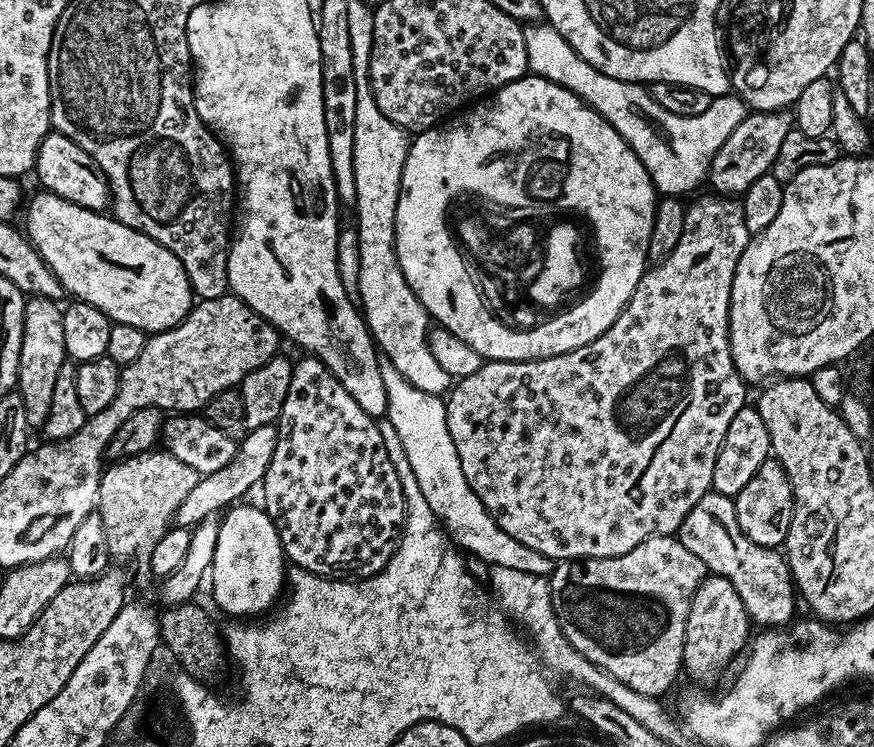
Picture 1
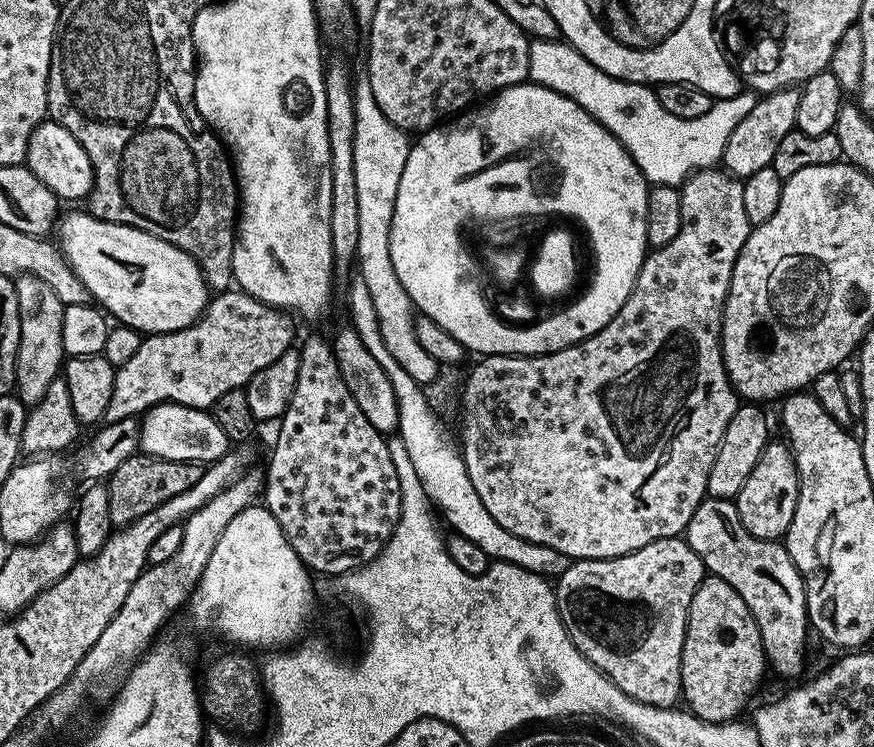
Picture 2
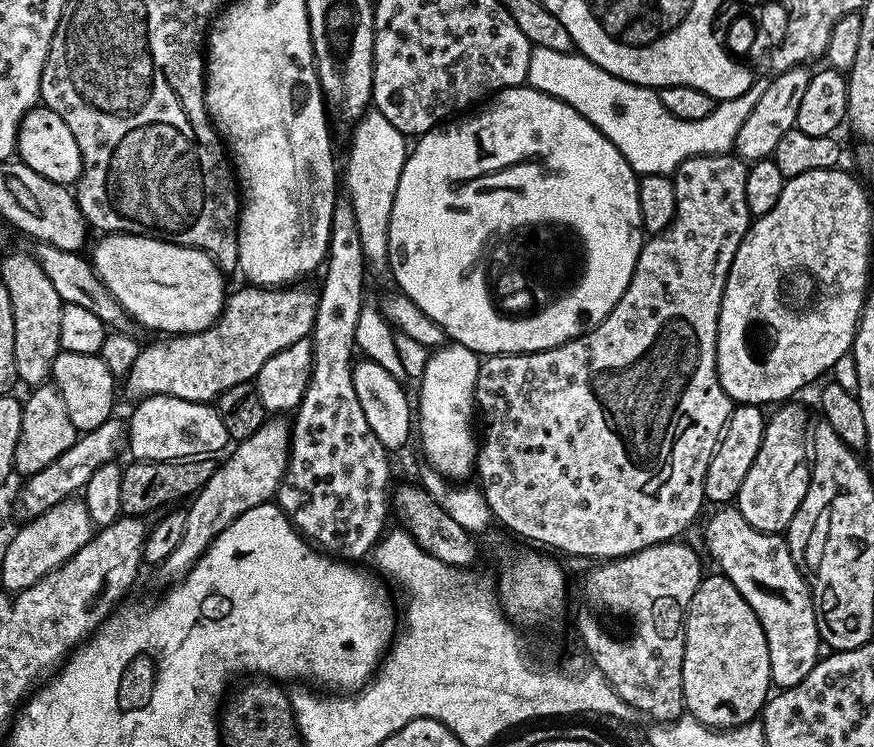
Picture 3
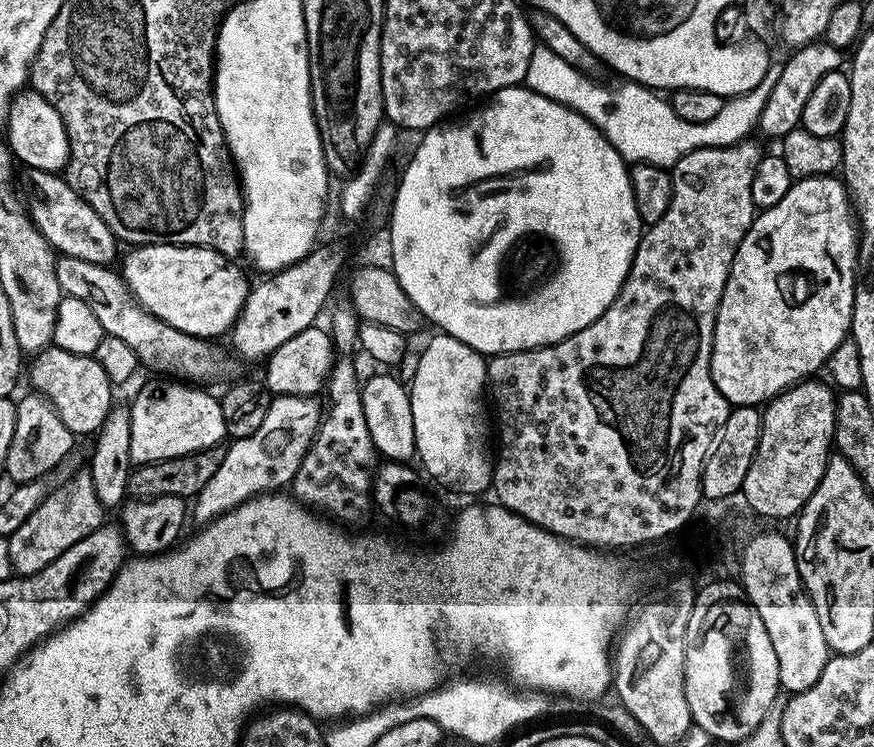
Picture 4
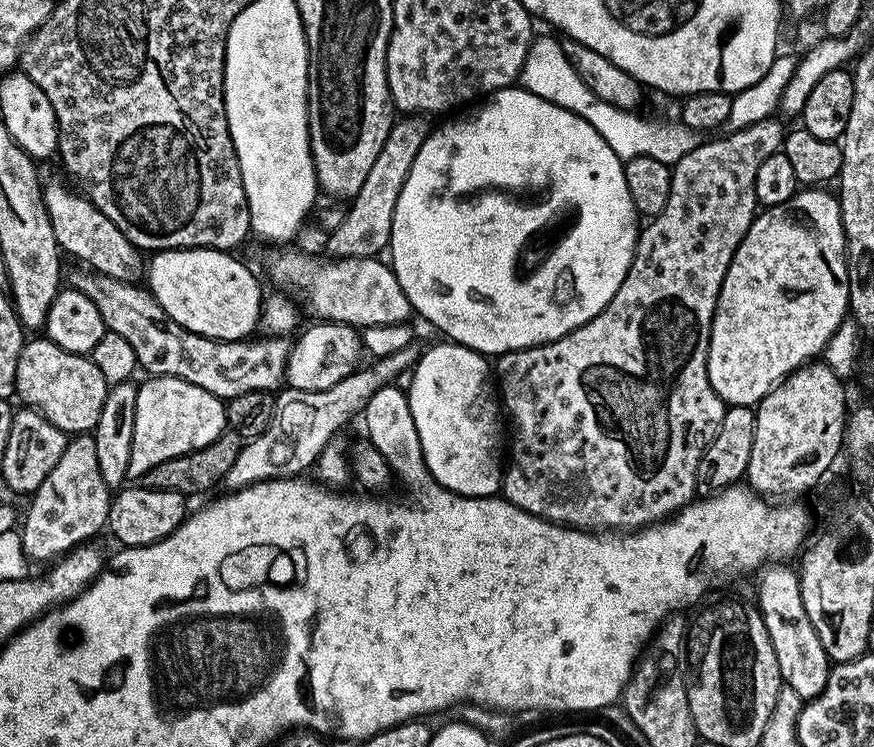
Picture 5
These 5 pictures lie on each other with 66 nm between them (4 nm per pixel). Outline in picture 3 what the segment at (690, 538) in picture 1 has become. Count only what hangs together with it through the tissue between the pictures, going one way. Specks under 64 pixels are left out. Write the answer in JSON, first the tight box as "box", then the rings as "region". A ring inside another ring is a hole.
{"box":[704,506,822,689],"region":[[[720,506],[704,524],[704,544],[710,555],[716,559],[719,571],[746,598],[748,605],[754,610],[758,622],[762,622],[762,630],[766,634],[766,642],[770,650],[770,670],[772,682],[777,689],[793,688],[814,670],[816,661],[821,659],[822,641],[816,625],[816,611],[812,608],[812,593],[808,590],[808,581],[800,573],[800,567],[788,549],[787,539],[783,535],[754,530],[742,518],[742,514],[734,506]]]}

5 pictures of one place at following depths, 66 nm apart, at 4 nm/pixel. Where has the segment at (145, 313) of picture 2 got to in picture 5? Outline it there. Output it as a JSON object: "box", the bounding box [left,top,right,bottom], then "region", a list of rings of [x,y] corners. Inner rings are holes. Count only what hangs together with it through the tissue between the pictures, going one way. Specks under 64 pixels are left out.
{"box":[146,248,262,340],"region":[[[170,248],[162,252],[155,253],[147,261],[146,264],[146,287],[153,296],[156,297],[157,302],[162,306],[162,310],[166,310],[168,317],[174,322],[178,322],[178,326],[182,326],[186,330],[190,330],[194,334],[202,334],[209,336],[211,340],[243,340],[253,335],[252,331],[257,331],[260,320],[260,310],[262,307],[262,295],[260,296],[260,284],[256,281],[256,276],[243,264],[242,261],[228,250],[221,250],[219,248]]]}

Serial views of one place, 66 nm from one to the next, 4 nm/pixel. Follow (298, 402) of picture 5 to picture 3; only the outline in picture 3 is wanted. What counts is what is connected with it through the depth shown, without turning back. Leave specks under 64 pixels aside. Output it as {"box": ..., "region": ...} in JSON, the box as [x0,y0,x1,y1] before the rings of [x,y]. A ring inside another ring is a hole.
{"box":[158,418,289,582],"region":[[[272,418],[250,438],[239,441],[223,457],[224,464],[222,460],[210,479],[200,487],[200,491],[191,497],[189,504],[192,505],[187,505],[186,508],[186,534],[182,534],[182,542],[178,542],[174,554],[170,554],[158,565],[162,579],[175,582],[184,577],[196,565],[196,559],[208,551],[214,538],[222,534],[226,526],[230,526],[230,522],[246,514],[246,510],[259,504],[267,504],[275,497],[284,471],[288,468],[289,443],[289,421],[284,418]]]}

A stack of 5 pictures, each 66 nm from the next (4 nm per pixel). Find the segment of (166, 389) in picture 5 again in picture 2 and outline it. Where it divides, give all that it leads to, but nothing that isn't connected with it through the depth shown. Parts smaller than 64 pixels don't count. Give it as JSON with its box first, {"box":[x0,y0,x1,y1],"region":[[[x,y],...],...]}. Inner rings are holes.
{"box":[139,404,230,462],"region":[[[156,404],[143,413],[140,420],[139,451],[158,460],[211,462],[222,458],[229,447],[230,442],[226,434],[222,434],[222,426],[218,426],[211,411],[202,408],[181,404]]]}

